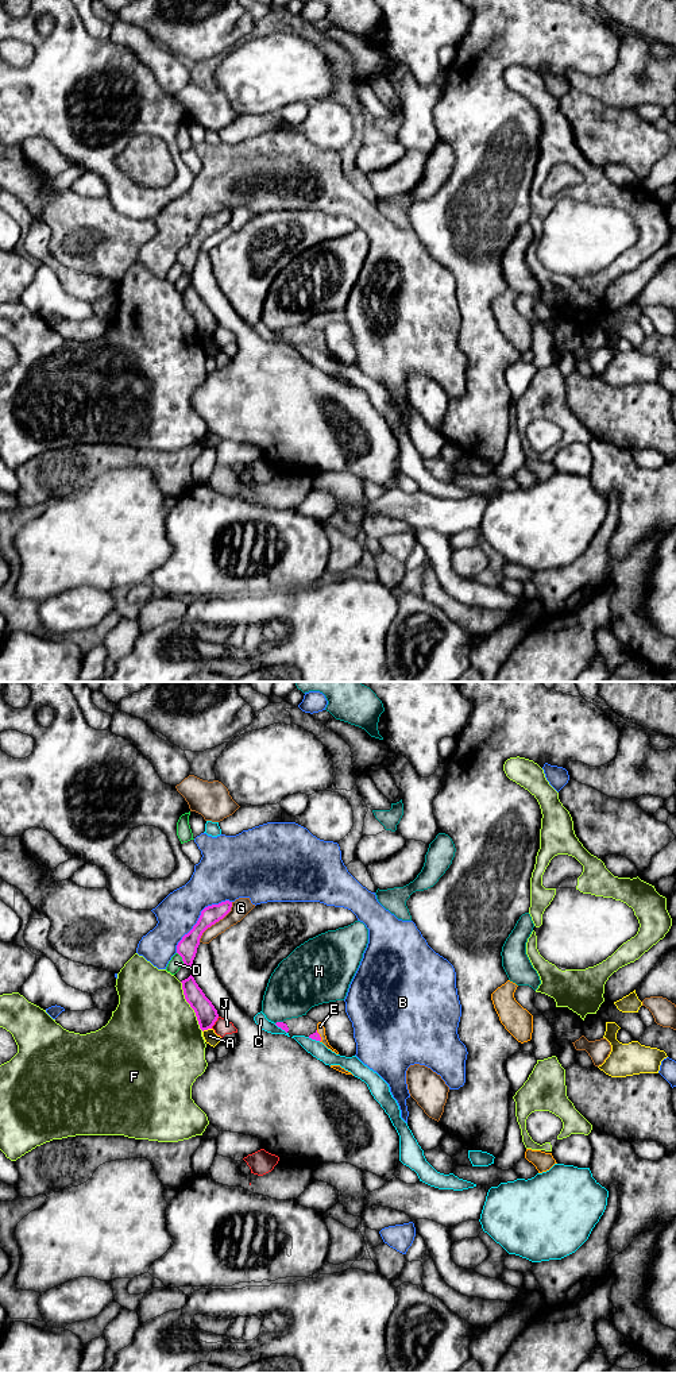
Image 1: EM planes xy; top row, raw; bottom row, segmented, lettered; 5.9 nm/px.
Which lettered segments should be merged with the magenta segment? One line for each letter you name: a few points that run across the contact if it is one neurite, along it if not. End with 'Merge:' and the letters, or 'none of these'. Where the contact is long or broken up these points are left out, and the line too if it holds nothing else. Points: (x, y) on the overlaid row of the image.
E: line xy (315, 1036), (319, 1036), (320, 1026)
Merge: E

